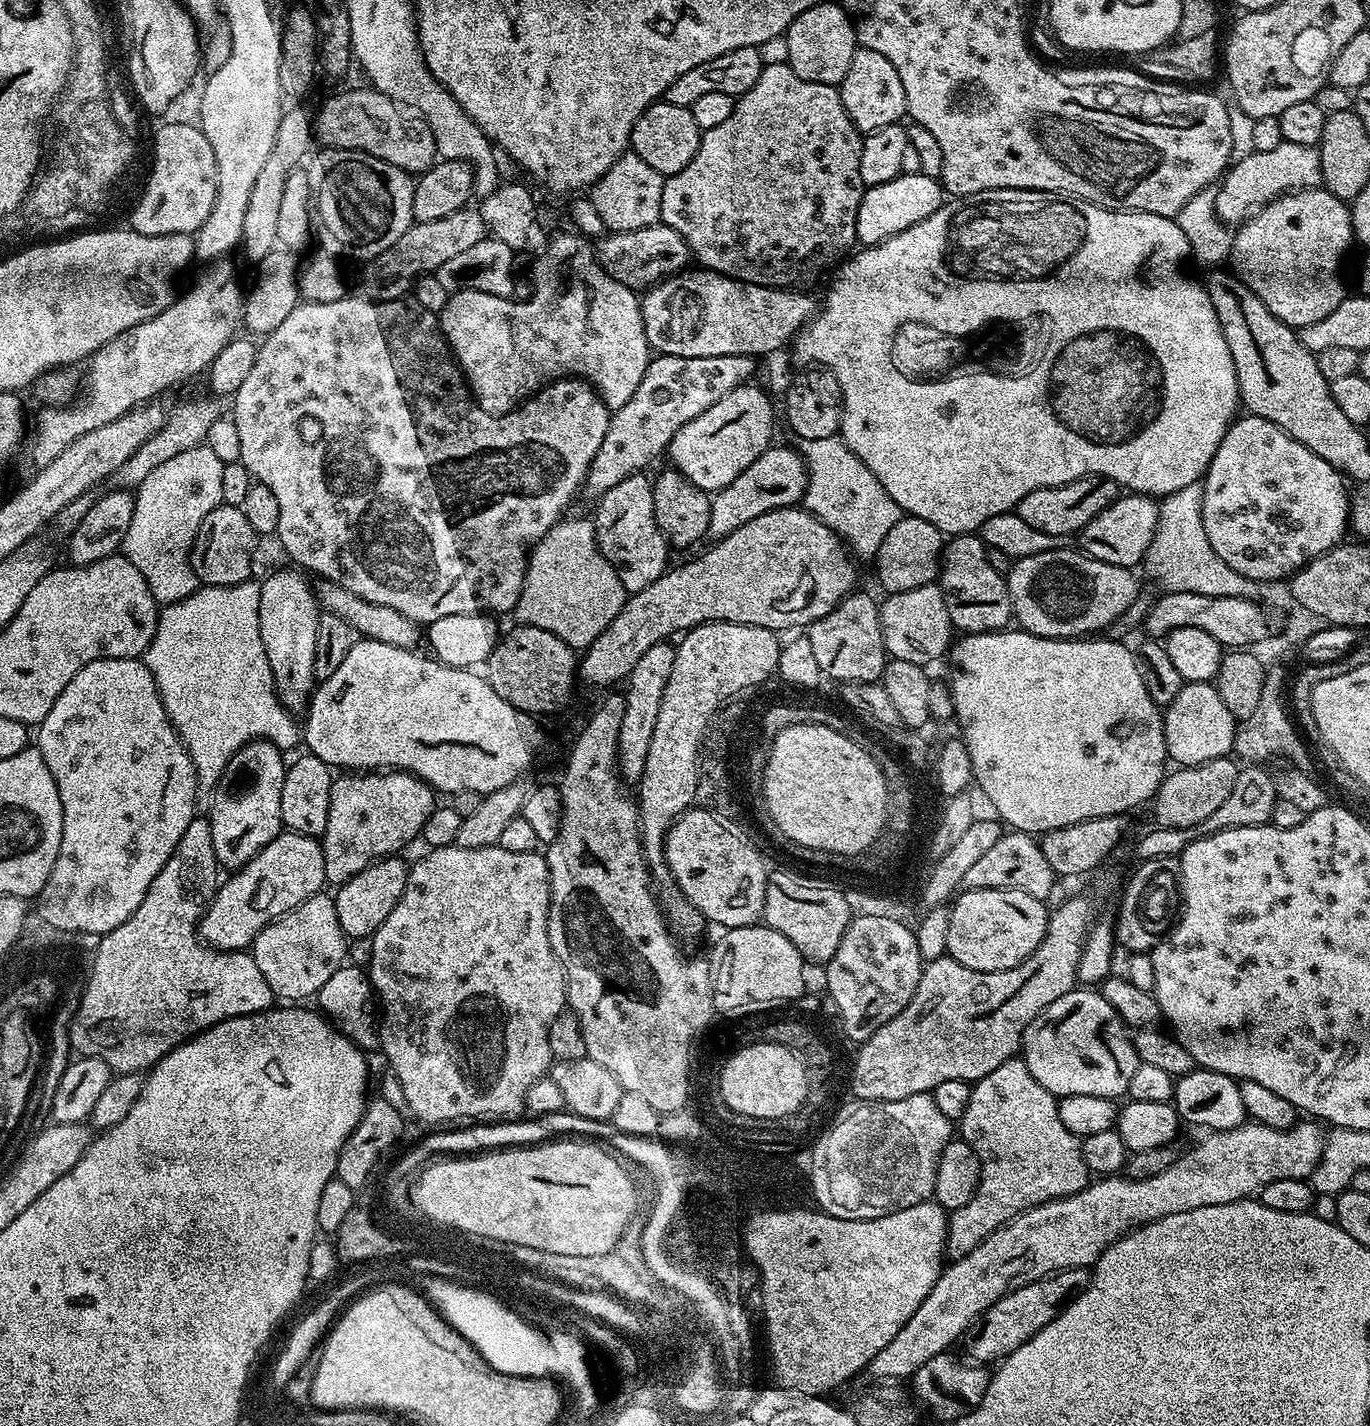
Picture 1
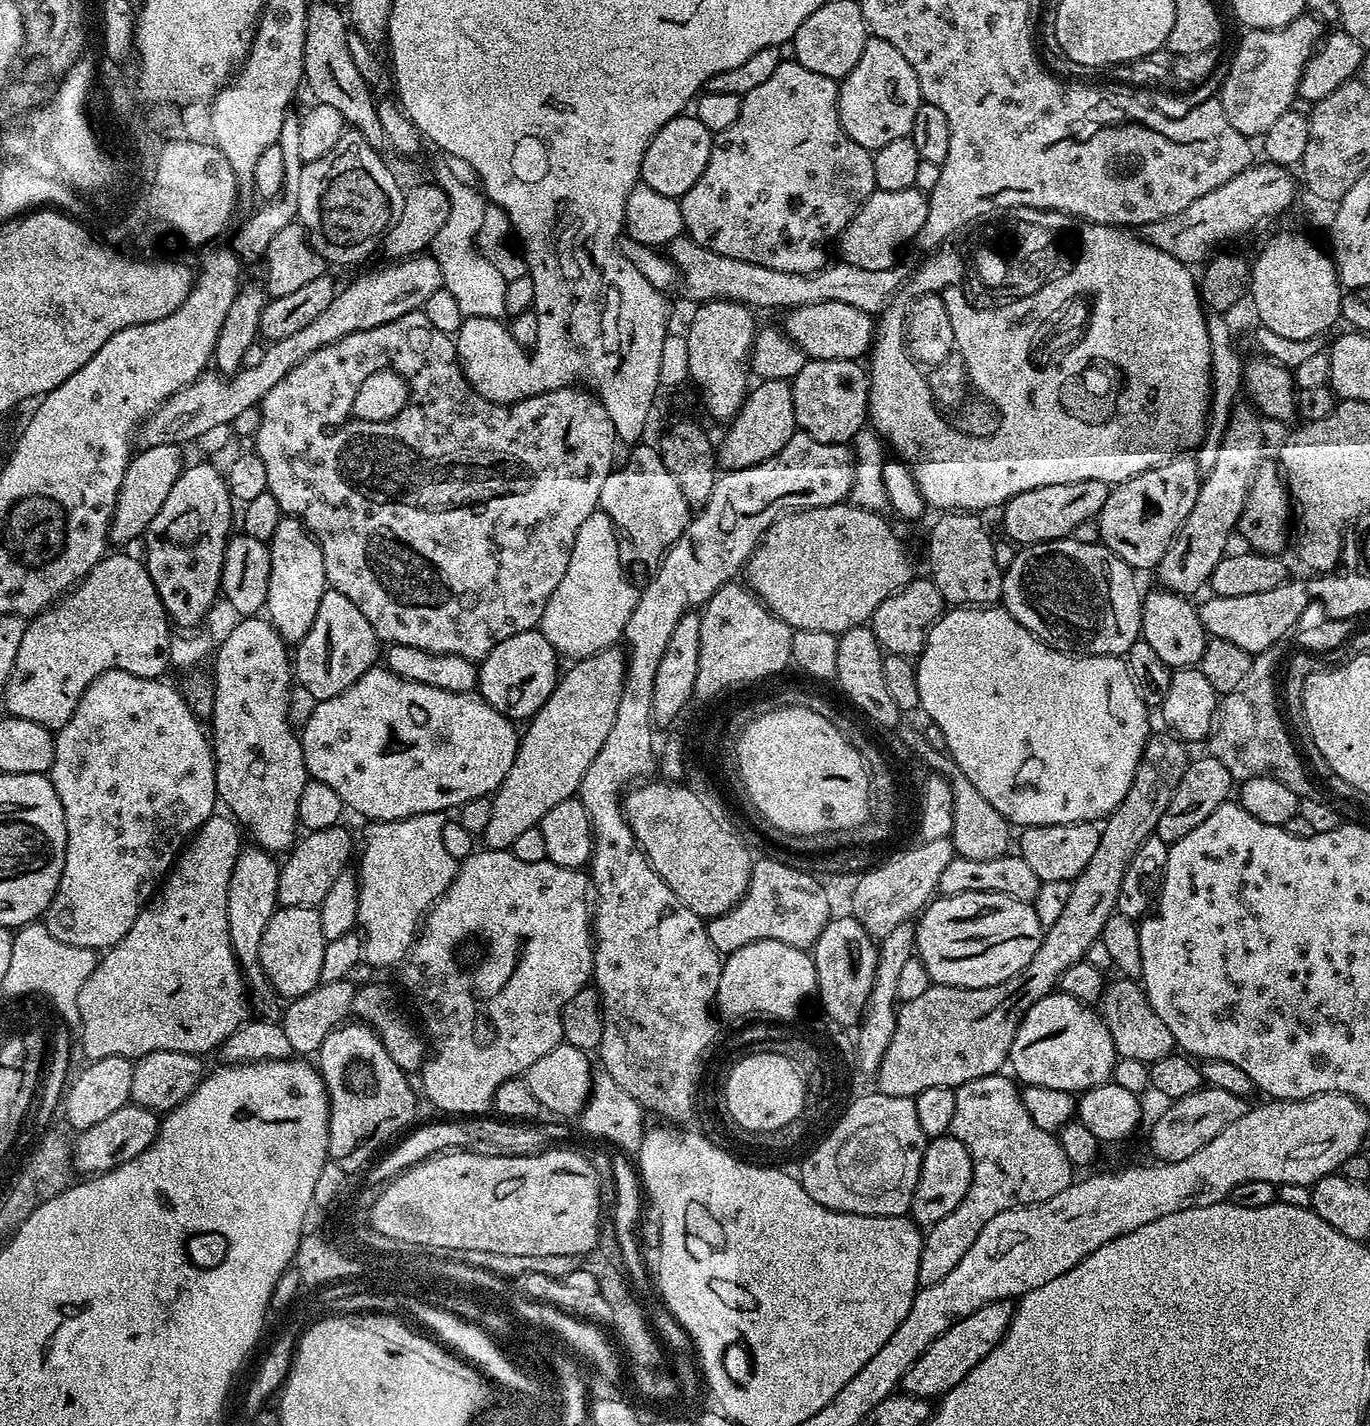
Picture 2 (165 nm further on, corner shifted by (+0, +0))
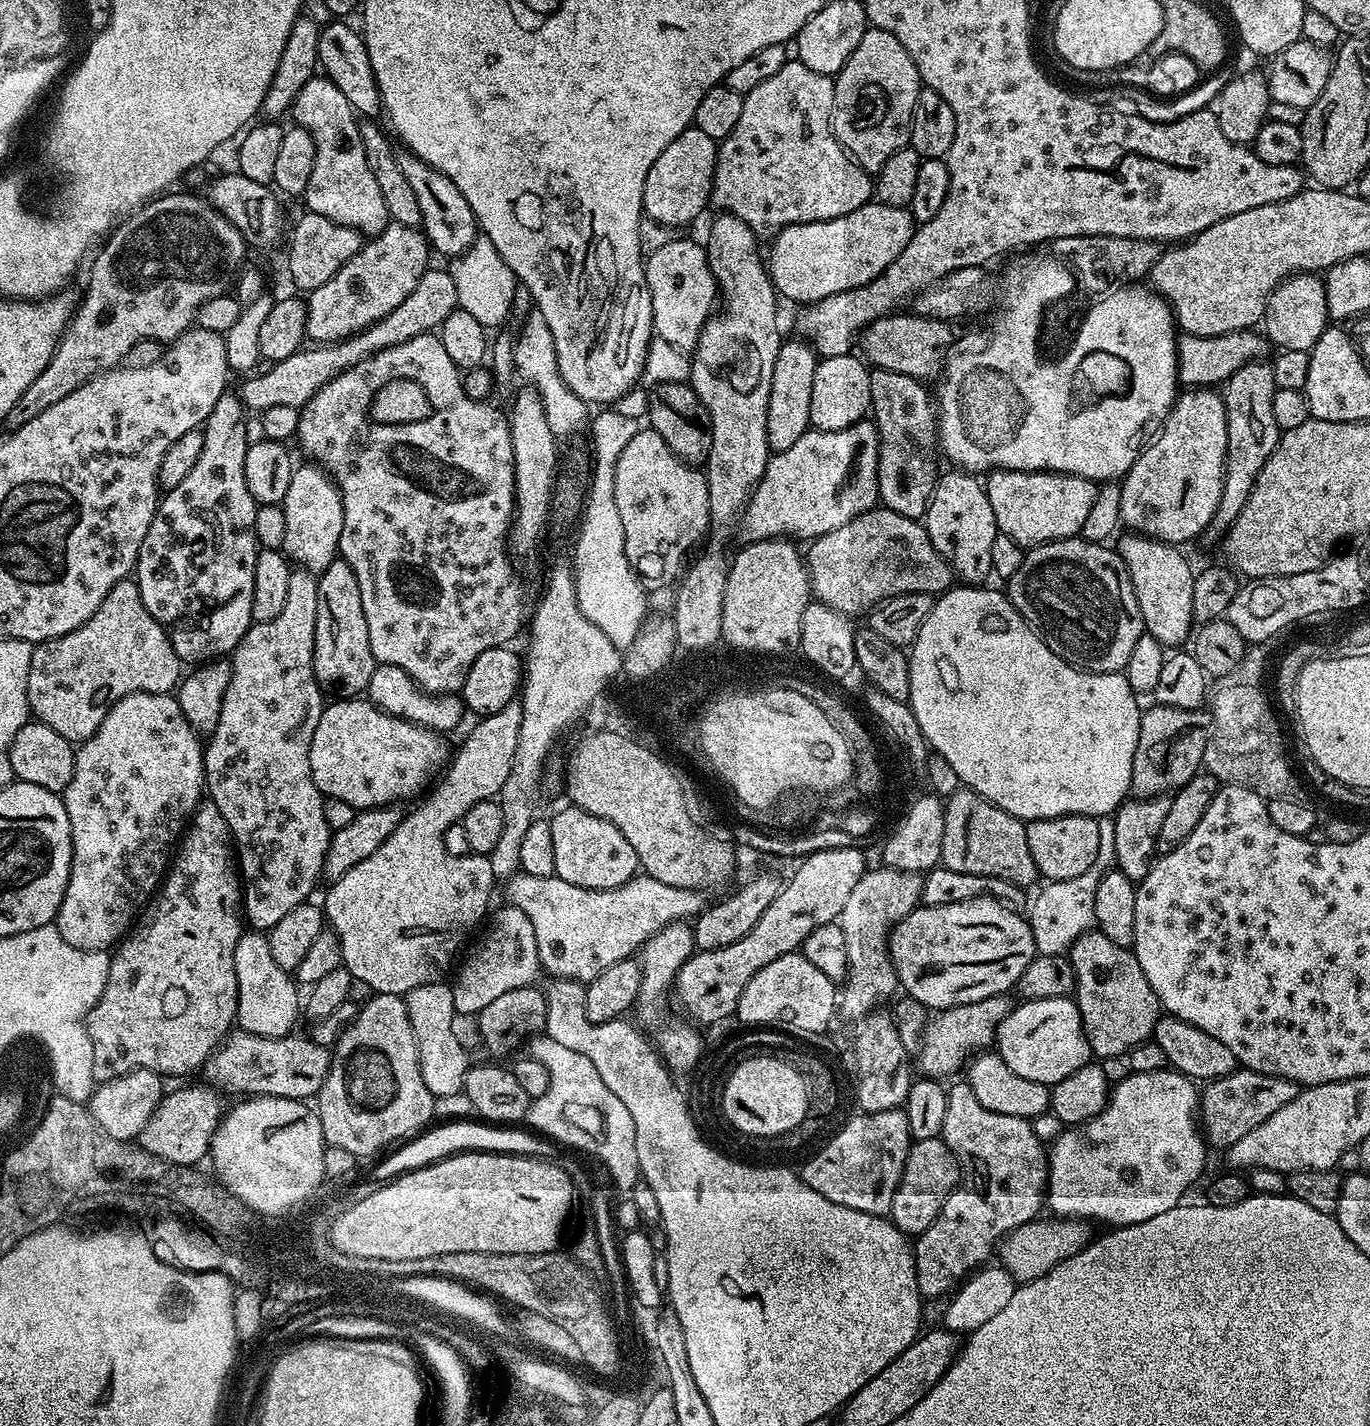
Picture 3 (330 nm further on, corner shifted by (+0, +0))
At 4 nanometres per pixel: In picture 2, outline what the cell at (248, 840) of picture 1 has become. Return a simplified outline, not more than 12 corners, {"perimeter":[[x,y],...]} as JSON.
{"perimeter":[[245,847],[228,883],[230,942],[251,999],[274,1000],[260,965],[280,864]]}

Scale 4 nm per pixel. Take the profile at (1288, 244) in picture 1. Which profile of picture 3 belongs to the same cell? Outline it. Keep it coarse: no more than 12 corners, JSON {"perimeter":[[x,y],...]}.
{"perimeter":[[1297,274],[1270,294],[1262,332],[1309,353],[1329,324],[1323,279]]}

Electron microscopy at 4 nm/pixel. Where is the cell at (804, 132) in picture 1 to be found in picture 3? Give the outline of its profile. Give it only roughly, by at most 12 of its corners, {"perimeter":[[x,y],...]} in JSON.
{"perimeter":[[833,77],[743,93],[713,209],[756,237],[842,218],[873,177],[832,132]]}

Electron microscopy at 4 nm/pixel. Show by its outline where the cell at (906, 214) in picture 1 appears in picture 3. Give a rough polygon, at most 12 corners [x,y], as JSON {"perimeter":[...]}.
{"perimeter":[[908,208],[786,226],[766,267],[796,306],[866,286],[906,250]]}

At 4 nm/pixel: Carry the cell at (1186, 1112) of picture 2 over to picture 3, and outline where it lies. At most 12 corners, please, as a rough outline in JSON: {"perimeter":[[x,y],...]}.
{"perimeter":[[1240,1066],[1203,1085],[1198,1124],[1226,1150],[1296,1096]]}

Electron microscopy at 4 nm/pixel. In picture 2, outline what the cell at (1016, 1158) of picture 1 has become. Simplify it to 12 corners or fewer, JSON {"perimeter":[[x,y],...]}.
{"perimeter":[[1011,1075],[956,1089],[966,1198],[927,1229],[920,1288],[942,1282],[990,1218],[1074,1183],[1059,1139]]}

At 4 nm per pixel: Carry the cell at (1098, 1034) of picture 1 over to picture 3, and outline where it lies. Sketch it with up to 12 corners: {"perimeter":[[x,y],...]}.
{"perimeter":[[1075,999],[1017,1003],[994,1048],[1049,1086],[1093,1059]]}

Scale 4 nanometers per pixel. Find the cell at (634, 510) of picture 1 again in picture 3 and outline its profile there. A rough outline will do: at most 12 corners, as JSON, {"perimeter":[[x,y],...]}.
{"perimeter":[[644,426],[614,466],[626,558],[675,585],[710,528],[707,475]]}

